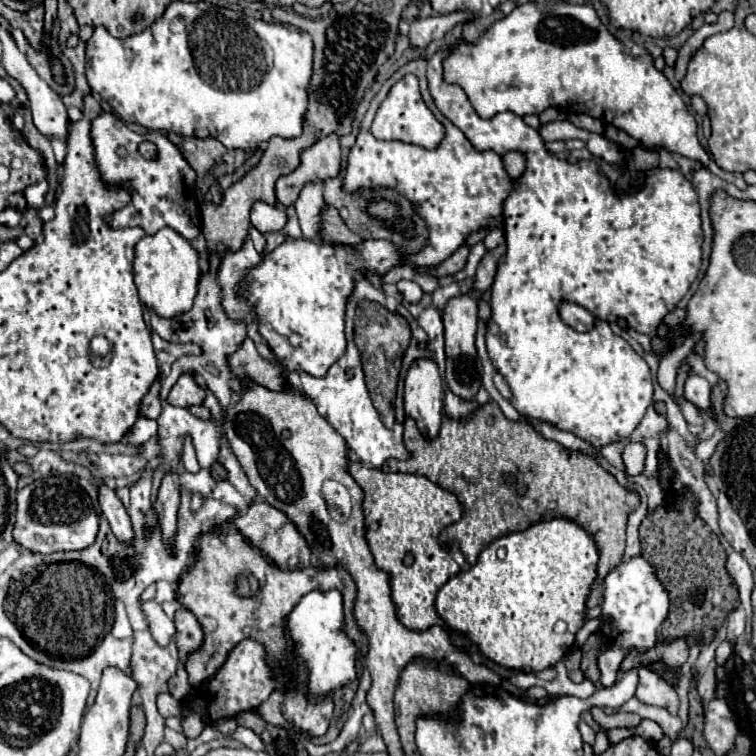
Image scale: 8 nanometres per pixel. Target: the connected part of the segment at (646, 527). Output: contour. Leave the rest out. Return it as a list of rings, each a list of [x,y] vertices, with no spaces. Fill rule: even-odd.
[[[681,494],[673,506],[657,506],[649,512],[641,522],[639,536],[641,556],[655,568],[657,578],[669,594],[667,620],[671,628],[663,628],[663,638],[687,636],[691,642],[711,642],[715,628],[737,606],[737,590],[725,570],[725,552],[719,538],[701,522],[697,510],[693,510],[693,494]]]

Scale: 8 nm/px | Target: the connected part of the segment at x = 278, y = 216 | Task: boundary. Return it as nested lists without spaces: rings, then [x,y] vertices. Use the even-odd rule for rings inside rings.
[[[255,202],[251,208],[251,226],[255,226],[261,234],[277,232],[287,222],[287,216],[277,210],[275,206],[269,206],[265,202]]]

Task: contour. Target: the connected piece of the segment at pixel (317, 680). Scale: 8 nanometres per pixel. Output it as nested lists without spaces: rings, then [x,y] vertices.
[[[329,588],[311,590],[309,594],[305,594],[299,604],[289,612],[285,634],[293,642],[293,650],[309,674],[309,692],[313,696],[325,696],[329,692],[335,692],[357,678],[355,662],[359,656],[359,648],[345,634],[341,590]]]

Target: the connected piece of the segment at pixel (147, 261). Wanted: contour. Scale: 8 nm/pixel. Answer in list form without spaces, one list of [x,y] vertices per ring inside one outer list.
[[[165,226],[153,236],[143,236],[135,246],[135,284],[139,298],[159,316],[175,318],[189,312],[197,296],[199,254],[187,238],[181,238],[173,228]]]

